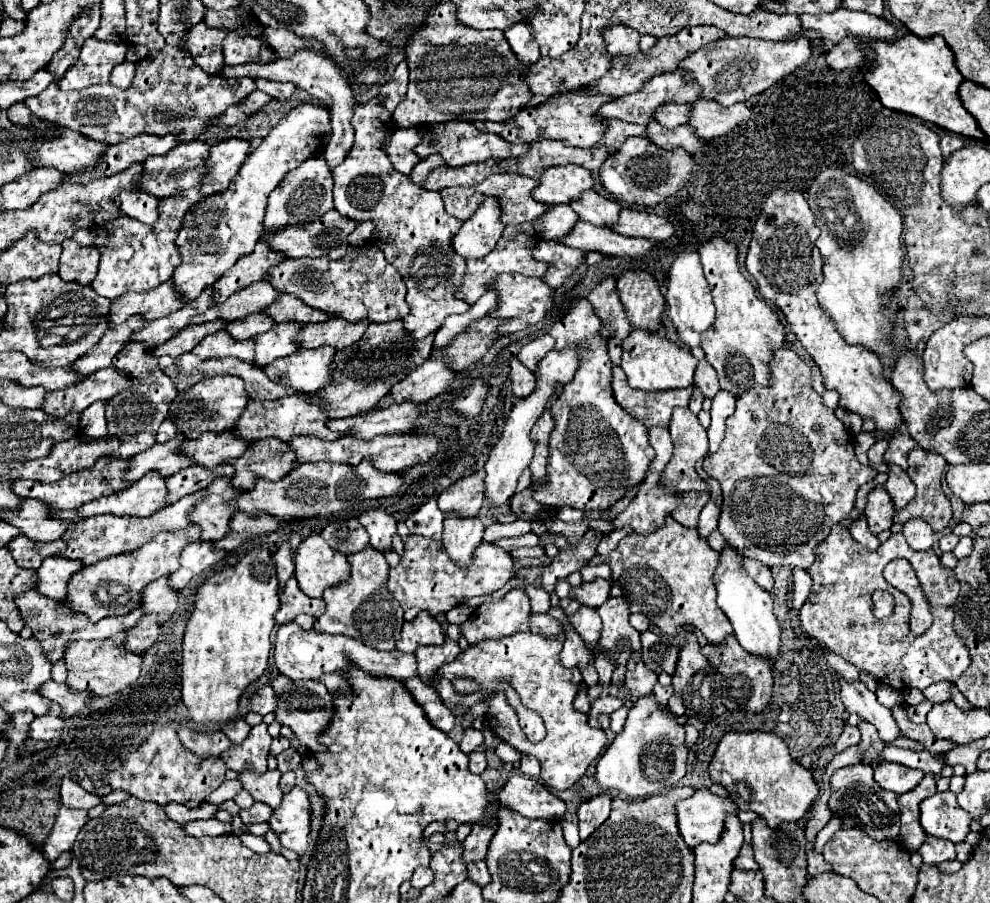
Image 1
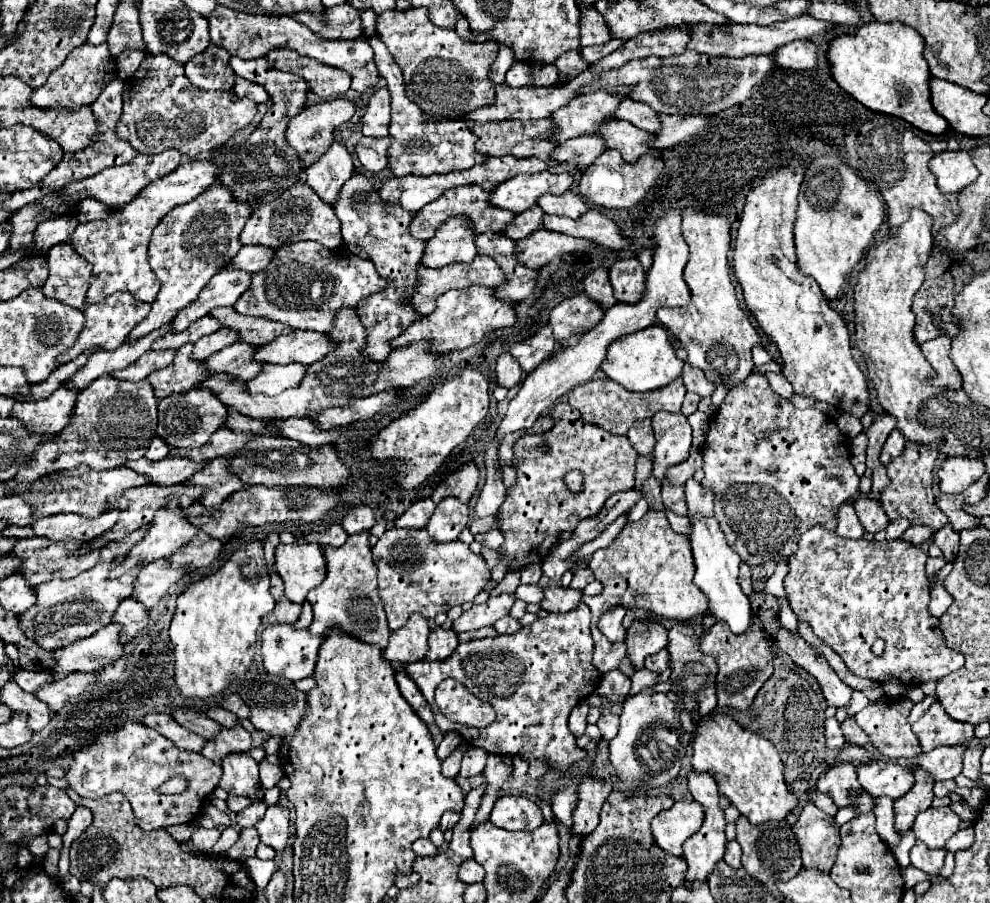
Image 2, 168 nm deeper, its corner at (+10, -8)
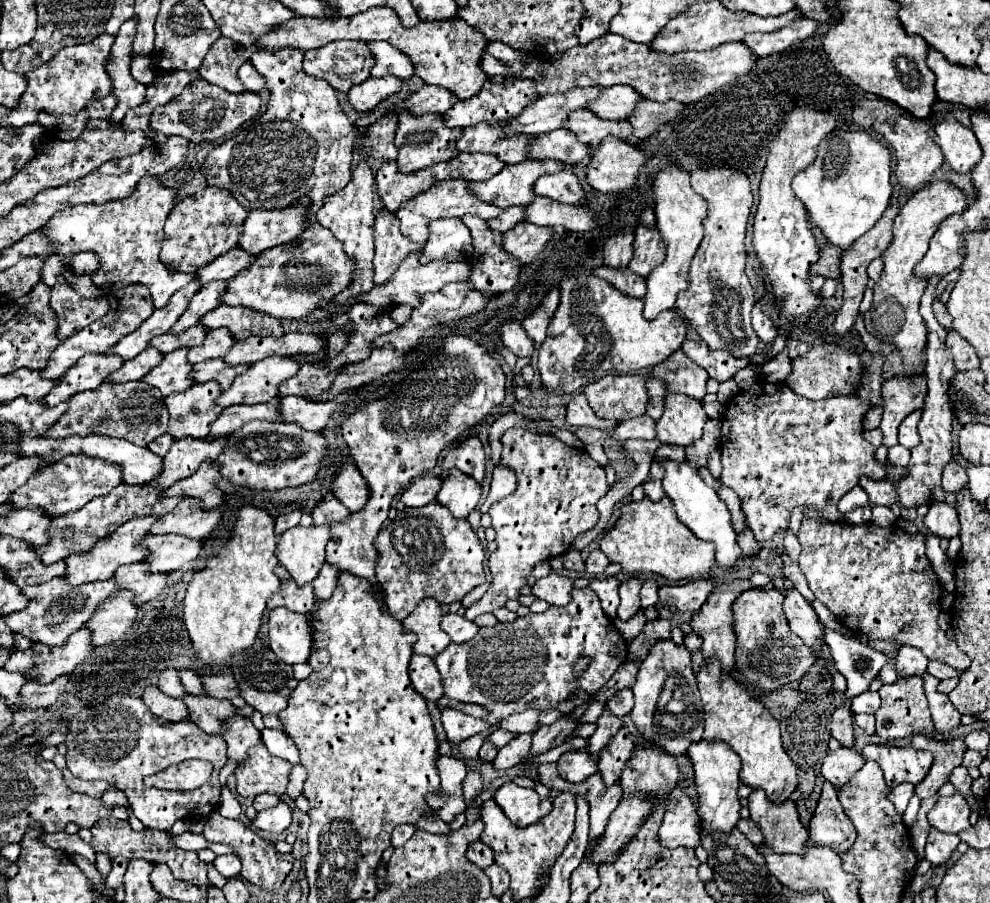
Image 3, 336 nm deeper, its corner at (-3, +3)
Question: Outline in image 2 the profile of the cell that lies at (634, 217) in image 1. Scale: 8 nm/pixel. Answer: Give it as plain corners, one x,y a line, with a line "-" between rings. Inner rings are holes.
590,210
576,220
566,218
566,216
544,214
542,226
546,230
560,232
560,234
574,236
574,238
584,238
598,246
606,246
606,248
614,248
614,250
626,250
630,246
630,240
626,240
620,234
618,226
608,216
600,214
598,210

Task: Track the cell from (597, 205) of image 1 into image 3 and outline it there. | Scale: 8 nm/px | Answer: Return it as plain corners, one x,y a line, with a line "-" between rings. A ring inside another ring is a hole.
565,169
563,173
555,173
555,175
547,175
541,177
535,183
535,193
555,199
559,203
583,203
585,201
585,191
579,185
579,179
575,173
571,173
571,169

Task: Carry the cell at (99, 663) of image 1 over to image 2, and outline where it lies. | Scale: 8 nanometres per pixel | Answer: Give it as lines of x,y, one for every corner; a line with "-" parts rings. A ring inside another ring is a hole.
74,672
58,682
48,682
40,686
38,690
34,690
34,696
44,704
48,704
54,712
58,712
64,704
80,696
86,688
90,688
94,684
94,678
96,678
96,672
88,672
88,674

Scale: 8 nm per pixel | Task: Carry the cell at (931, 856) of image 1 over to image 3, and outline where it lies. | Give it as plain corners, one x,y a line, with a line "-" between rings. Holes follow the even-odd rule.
929,829
929,837
927,837
927,845
925,845
925,857
933,865
943,865
951,859
951,853
957,845
959,845
957,835
945,835
945,833
939,833
935,829

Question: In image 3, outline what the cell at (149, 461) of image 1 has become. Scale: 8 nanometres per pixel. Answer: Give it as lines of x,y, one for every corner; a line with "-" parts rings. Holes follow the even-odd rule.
67,455
59,463
47,465
47,469
35,473
31,481
27,481
23,487
19,487
11,495
11,503
17,509
43,509
49,515
65,515
71,511
79,511
95,497
109,495
117,485
121,483
121,467
113,465
109,461
103,461
99,457
87,457
87,455

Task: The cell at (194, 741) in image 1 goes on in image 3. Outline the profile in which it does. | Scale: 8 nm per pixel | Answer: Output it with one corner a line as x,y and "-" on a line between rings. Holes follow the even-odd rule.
151,685
145,689
143,693
143,701
147,703
147,707
161,719
165,721
183,721
189,719
189,711
187,705
183,701
175,701
173,697
167,697
163,691
159,691
159,687

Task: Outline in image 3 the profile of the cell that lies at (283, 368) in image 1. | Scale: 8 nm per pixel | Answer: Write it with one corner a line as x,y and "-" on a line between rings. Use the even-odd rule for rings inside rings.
267,357
263,361
257,361
239,375
231,389
223,391
219,395
219,405
253,405
253,403
267,403
269,401
269,387
277,387
279,383
287,381
299,371
299,363
293,357

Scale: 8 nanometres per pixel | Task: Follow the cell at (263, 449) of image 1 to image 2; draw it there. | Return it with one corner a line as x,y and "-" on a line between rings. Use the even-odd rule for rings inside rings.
226,458
206,462
200,472
196,472
194,476
190,476
190,480
186,480
186,484
204,488
204,492
198,500
204,508
218,508
232,492
246,486
236,474
228,472

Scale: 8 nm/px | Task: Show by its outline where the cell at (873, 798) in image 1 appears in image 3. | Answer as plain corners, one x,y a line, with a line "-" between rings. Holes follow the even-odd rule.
837,749
837,751
829,751
827,757
823,759
821,765
821,773
827,781
831,781
837,789
843,787
861,767
865,765
865,759
859,751
855,749

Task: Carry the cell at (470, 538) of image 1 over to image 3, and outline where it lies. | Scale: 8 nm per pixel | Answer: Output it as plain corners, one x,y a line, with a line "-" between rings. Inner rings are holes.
449,473
443,479
443,489
437,501
445,505
455,519
467,519
467,515
477,507
481,497
481,485
471,481
465,473

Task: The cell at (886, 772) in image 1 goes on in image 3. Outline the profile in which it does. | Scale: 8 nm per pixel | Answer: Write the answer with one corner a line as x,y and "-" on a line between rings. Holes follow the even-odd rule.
867,745
863,755
871,761
877,761
883,769
887,787
899,783
913,783
925,779
933,757
927,751
915,751
913,747
885,747
885,745

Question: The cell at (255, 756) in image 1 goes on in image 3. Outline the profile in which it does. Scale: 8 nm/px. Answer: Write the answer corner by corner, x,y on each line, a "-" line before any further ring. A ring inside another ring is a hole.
187,695
185,705
191,713
191,721
195,721
195,725
209,735
221,733
225,723
237,715
237,707
233,707
231,701
213,699
213,697

